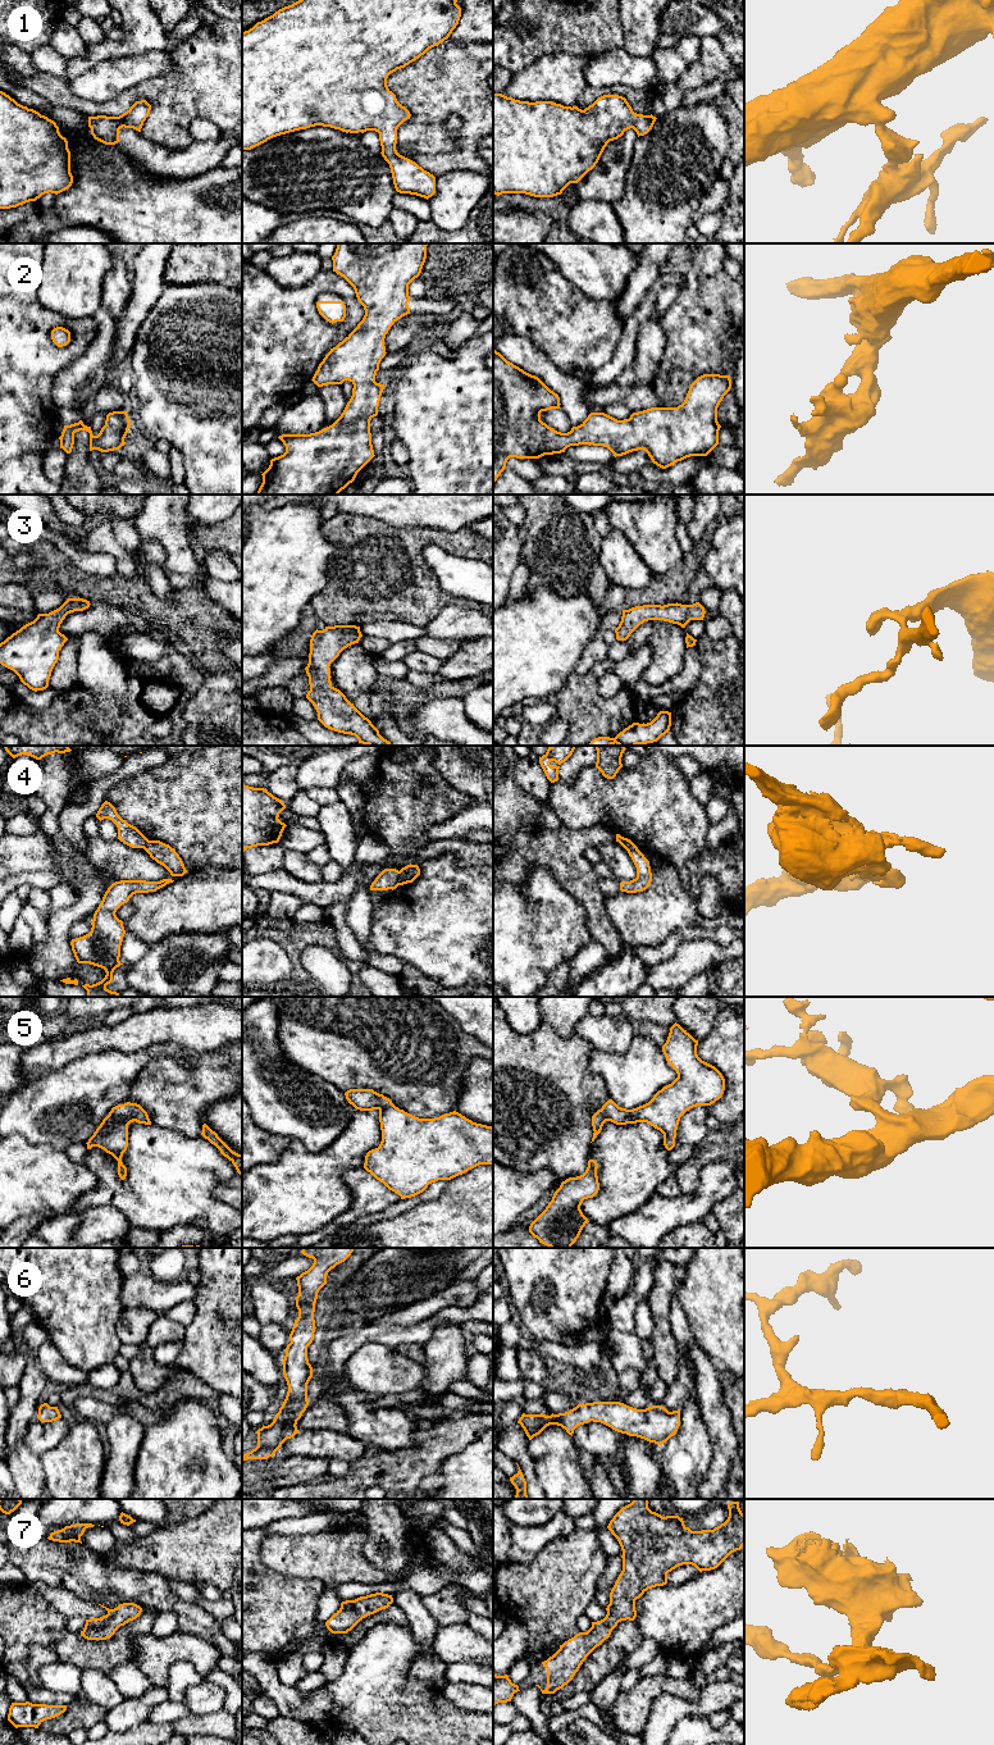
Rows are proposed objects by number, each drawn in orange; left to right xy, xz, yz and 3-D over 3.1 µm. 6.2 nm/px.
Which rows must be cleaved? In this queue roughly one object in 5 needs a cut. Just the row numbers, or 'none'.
4

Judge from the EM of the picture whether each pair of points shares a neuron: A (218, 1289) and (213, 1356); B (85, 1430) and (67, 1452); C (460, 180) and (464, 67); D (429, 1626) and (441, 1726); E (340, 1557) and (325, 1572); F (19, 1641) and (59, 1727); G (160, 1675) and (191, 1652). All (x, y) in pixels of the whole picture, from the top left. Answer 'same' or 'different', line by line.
A: same
B: same
C: different
D: different
E: same
F: different
G: same

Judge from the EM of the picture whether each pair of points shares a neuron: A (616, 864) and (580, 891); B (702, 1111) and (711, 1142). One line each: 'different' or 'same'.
A: different
B: different

